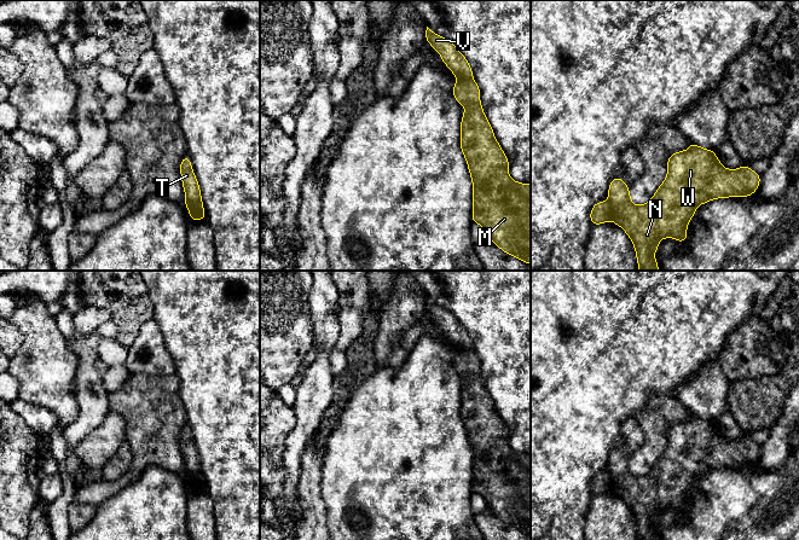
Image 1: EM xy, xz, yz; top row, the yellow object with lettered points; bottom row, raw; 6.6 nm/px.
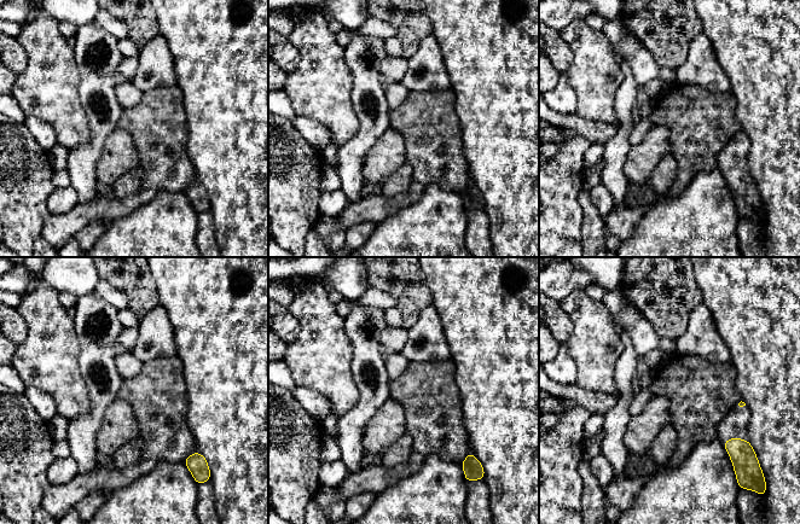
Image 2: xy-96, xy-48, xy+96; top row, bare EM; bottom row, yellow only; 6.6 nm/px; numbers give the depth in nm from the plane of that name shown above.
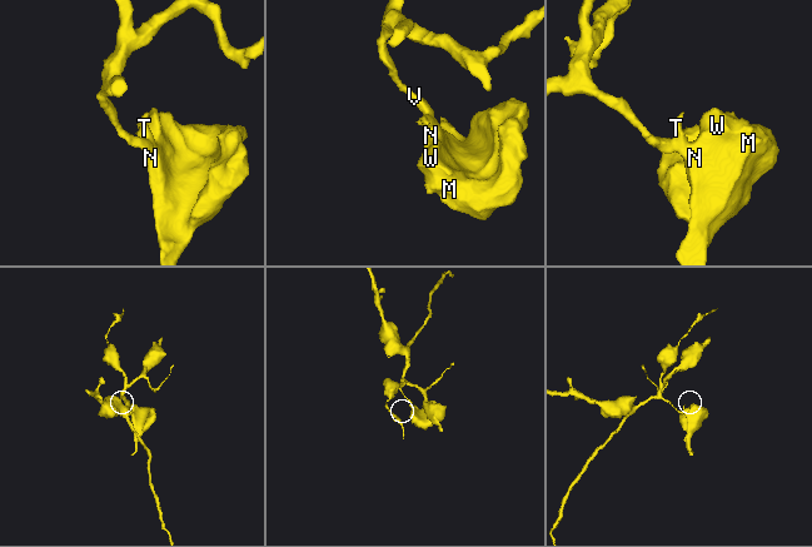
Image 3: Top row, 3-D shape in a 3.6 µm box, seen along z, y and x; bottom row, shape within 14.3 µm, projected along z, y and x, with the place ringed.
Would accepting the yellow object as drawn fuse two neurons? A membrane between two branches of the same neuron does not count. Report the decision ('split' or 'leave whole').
split

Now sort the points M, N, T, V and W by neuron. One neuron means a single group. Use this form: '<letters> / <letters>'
M N T W / V

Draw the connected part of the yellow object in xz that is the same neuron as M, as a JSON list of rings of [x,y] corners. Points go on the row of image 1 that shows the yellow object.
[[[457,79],[452,93],[467,108],[461,123],[461,149],[473,180],[473,222],[481,225],[487,238],[504,252],[531,265],[531,185],[509,176],[509,161],[485,116],[477,83]]]

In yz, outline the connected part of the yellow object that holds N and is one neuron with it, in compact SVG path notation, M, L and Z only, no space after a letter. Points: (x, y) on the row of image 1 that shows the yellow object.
M694 143L685 151L672 153L667 161L667 176L653 196L643 205L635 205L630 190L621 178L614 178L608 190L608 203L612 208L610 220L620 226L633 243L638 271L658 271L654 257L662 238L674 238L683 243L688 236L687 225L695 209L717 198L748 197L759 186L760 175L745 164L739 169L725 169L714 151L702 149Z

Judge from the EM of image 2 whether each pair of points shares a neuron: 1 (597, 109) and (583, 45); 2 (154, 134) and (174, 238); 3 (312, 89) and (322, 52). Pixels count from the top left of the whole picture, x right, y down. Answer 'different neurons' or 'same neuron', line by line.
1: same neuron
2: different neurons
3: same neuron

